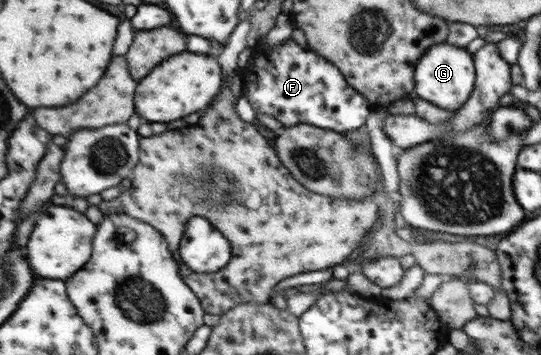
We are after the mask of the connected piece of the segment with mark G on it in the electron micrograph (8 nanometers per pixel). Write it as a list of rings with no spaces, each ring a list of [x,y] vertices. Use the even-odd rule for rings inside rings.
[[[438,43],[430,47],[430,52],[418,59],[418,72],[413,72],[413,90],[418,98],[430,102],[438,108],[454,111],[466,102],[474,87],[474,68],[470,54],[451,44]]]

